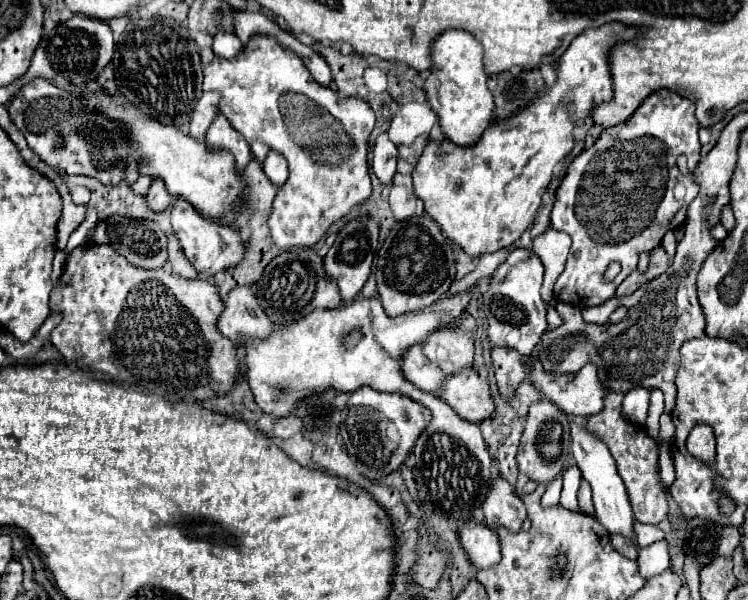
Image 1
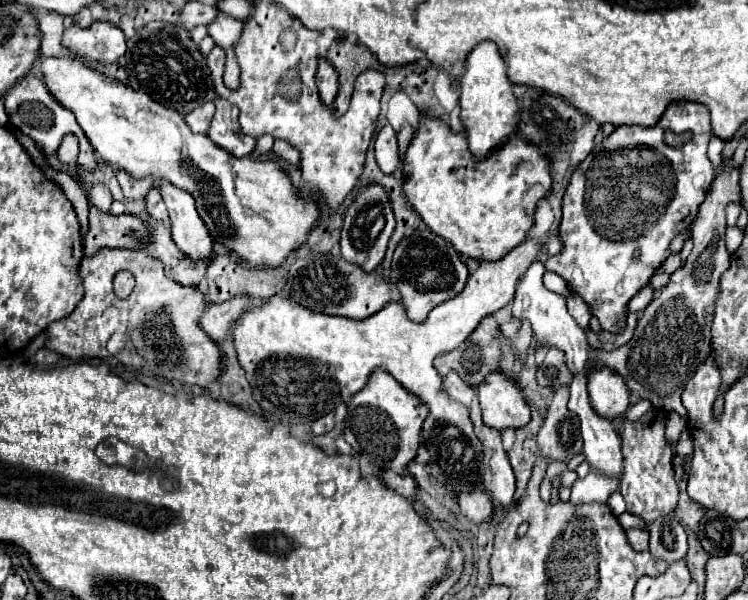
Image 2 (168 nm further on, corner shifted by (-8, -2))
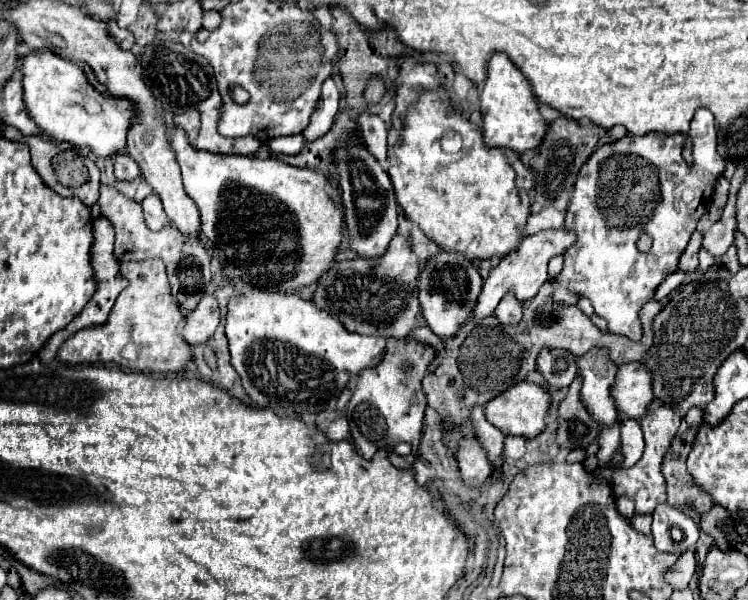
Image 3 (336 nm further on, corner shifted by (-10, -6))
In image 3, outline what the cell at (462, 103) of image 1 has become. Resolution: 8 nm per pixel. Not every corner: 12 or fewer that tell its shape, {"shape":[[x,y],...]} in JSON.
{"shape":[[504,52],[480,92],[484,140],[538,150],[548,122]]}

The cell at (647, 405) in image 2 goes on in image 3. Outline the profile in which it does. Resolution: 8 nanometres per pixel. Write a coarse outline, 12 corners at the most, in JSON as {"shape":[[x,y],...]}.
{"shape":[[620,422],[620,454],[634,466],[644,450],[640,424]]}

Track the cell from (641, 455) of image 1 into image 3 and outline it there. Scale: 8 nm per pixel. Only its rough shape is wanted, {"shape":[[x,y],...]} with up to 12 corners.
{"shape":[[672,408],[640,420],[644,454],[614,470],[614,494],[650,514],[666,500],[662,460],[682,422]]}

